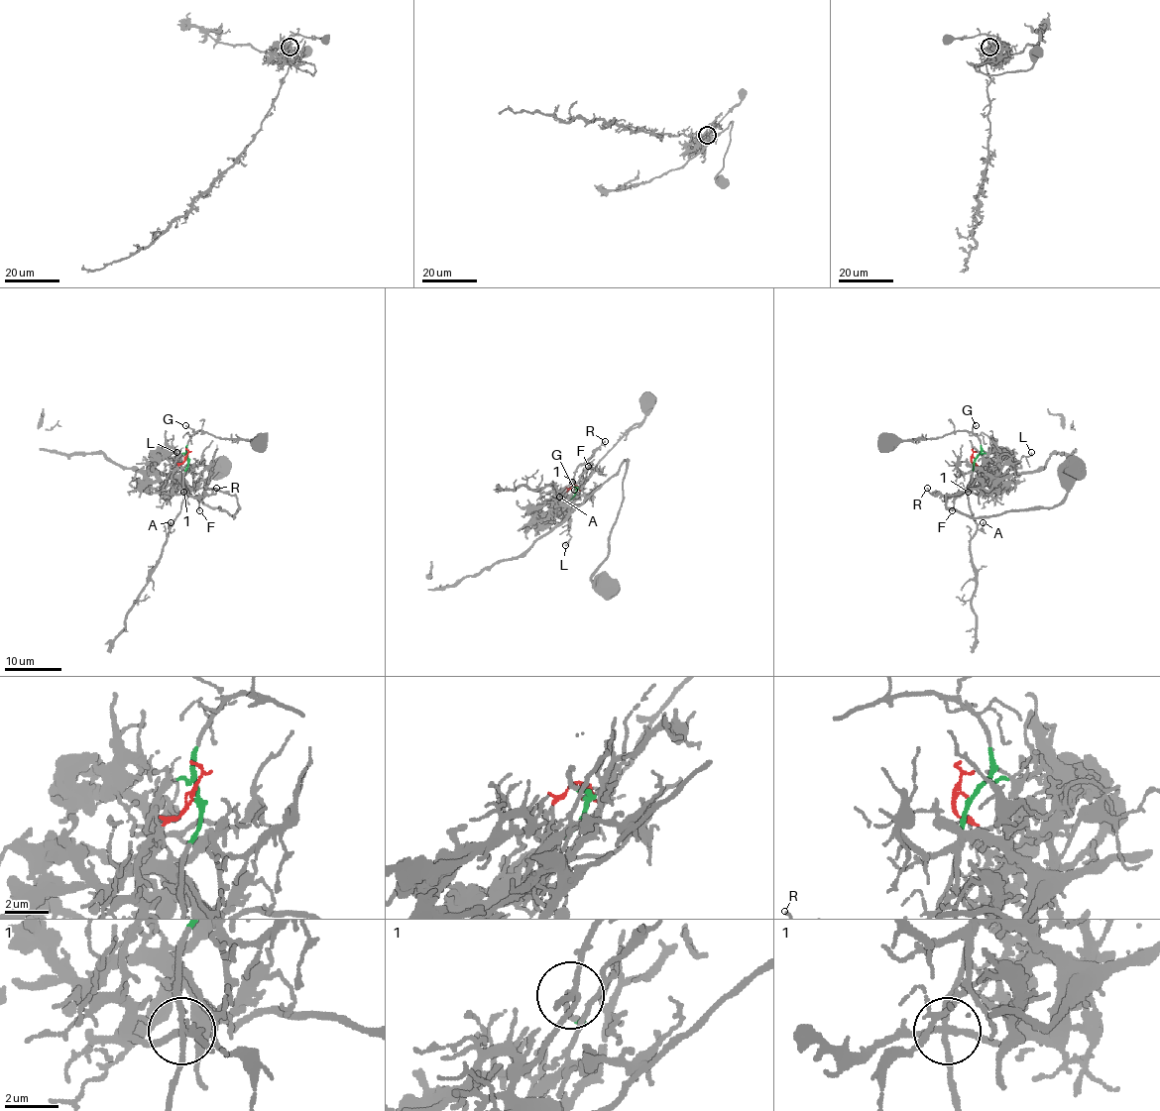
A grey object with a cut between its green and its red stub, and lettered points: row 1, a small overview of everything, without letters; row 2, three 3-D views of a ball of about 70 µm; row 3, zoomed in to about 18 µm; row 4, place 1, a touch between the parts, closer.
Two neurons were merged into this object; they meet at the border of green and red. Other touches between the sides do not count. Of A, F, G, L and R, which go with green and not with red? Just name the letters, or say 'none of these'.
A, G

